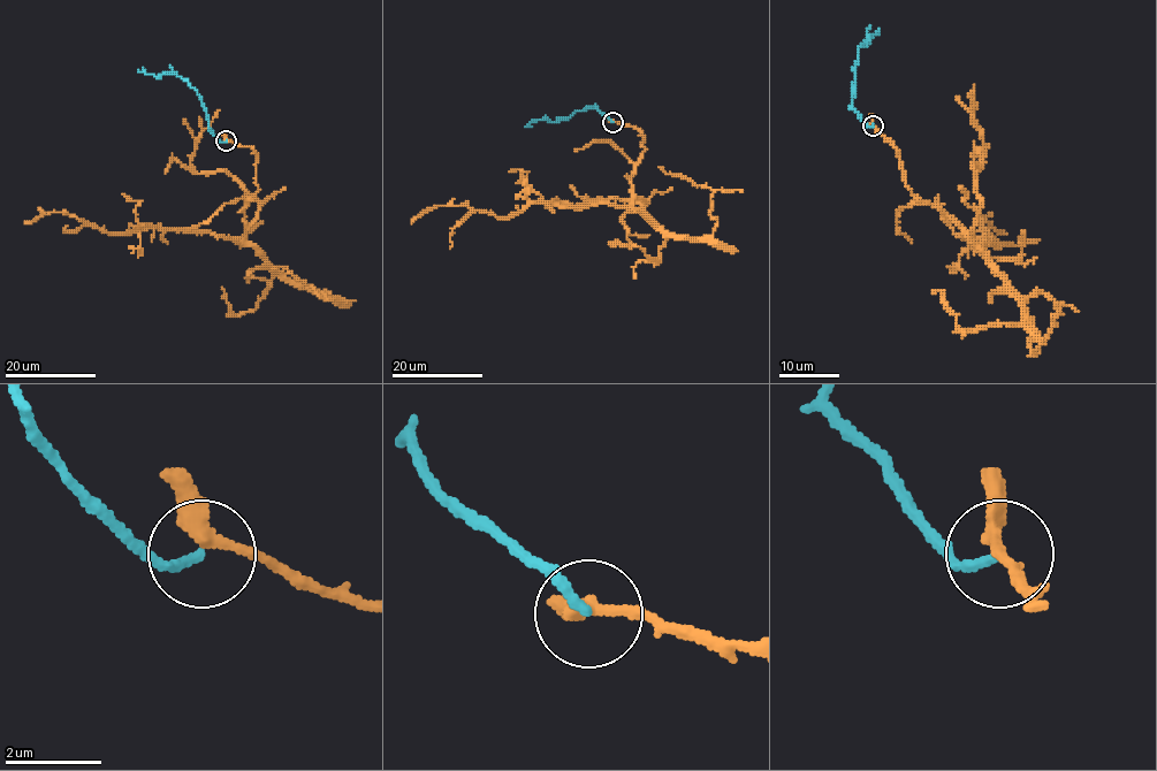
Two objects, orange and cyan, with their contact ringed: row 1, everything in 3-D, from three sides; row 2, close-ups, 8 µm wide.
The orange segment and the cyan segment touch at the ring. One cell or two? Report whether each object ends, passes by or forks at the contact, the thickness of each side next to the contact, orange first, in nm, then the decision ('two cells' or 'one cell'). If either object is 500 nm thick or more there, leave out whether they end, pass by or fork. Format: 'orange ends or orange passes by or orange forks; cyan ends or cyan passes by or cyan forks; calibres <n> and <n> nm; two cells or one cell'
orange passes by; cyan ends; calibres 300 and 200 nm; two cells

